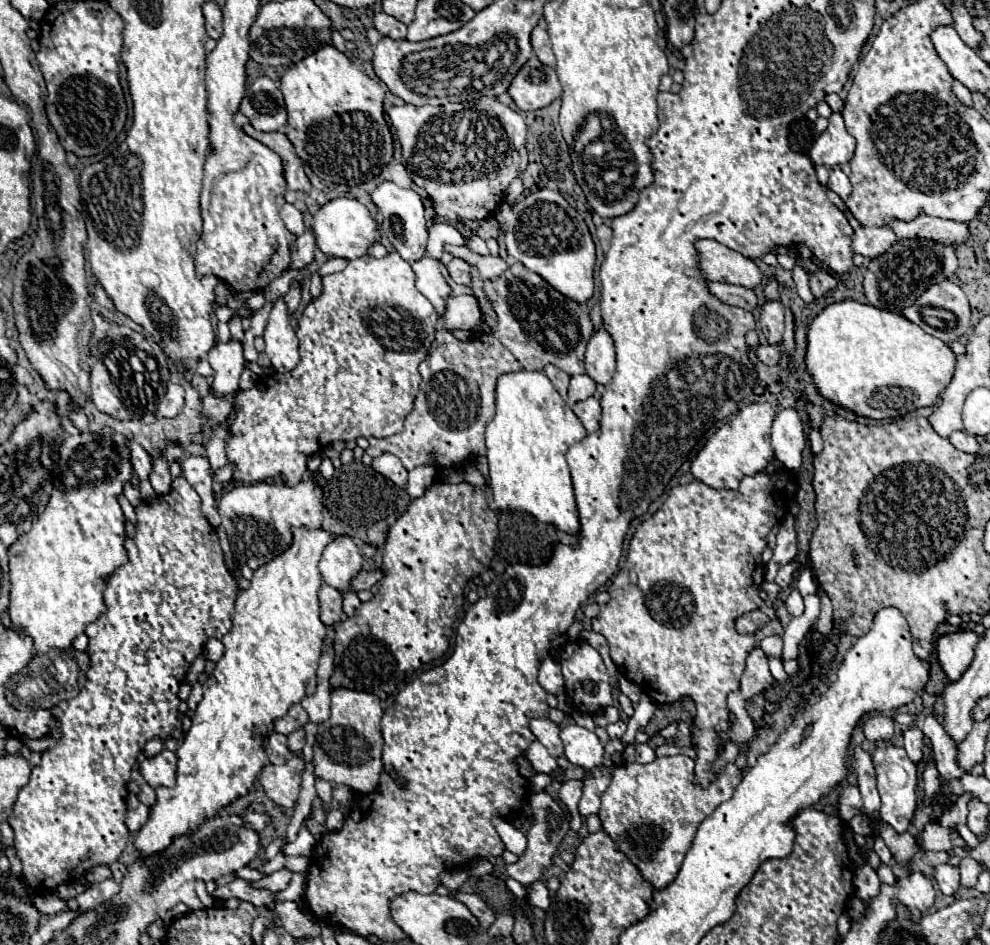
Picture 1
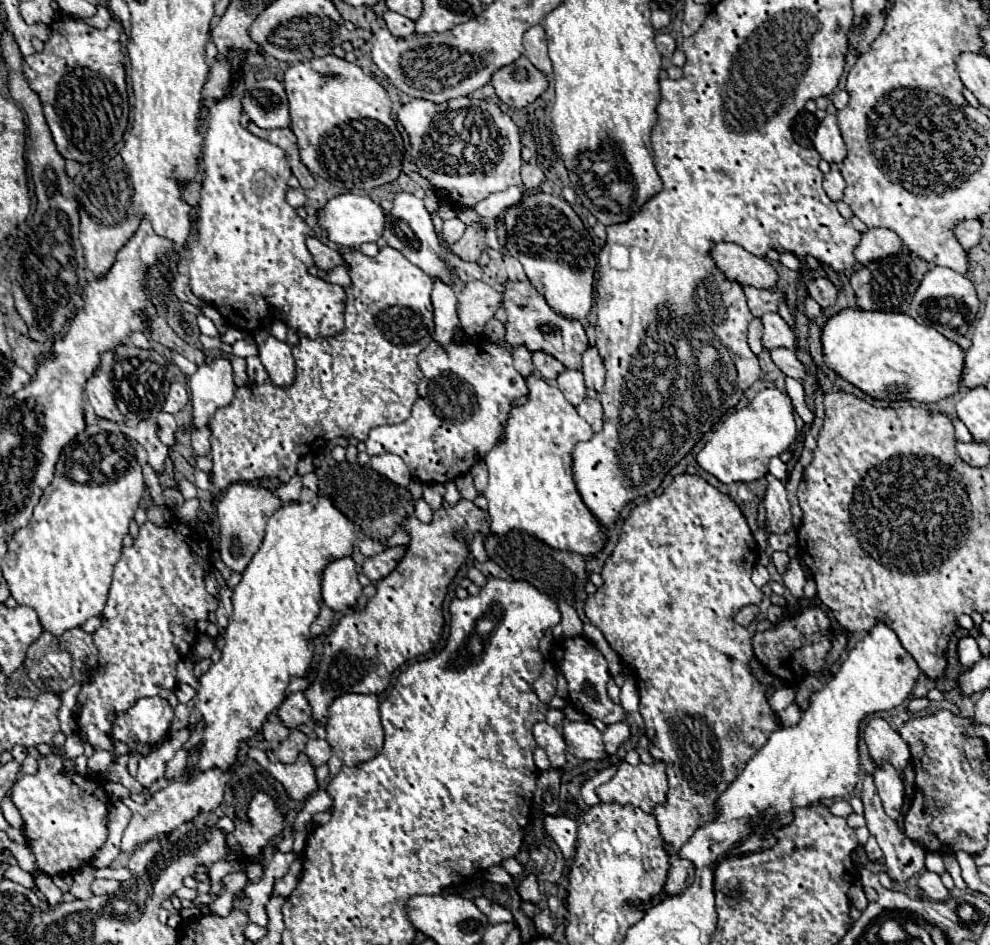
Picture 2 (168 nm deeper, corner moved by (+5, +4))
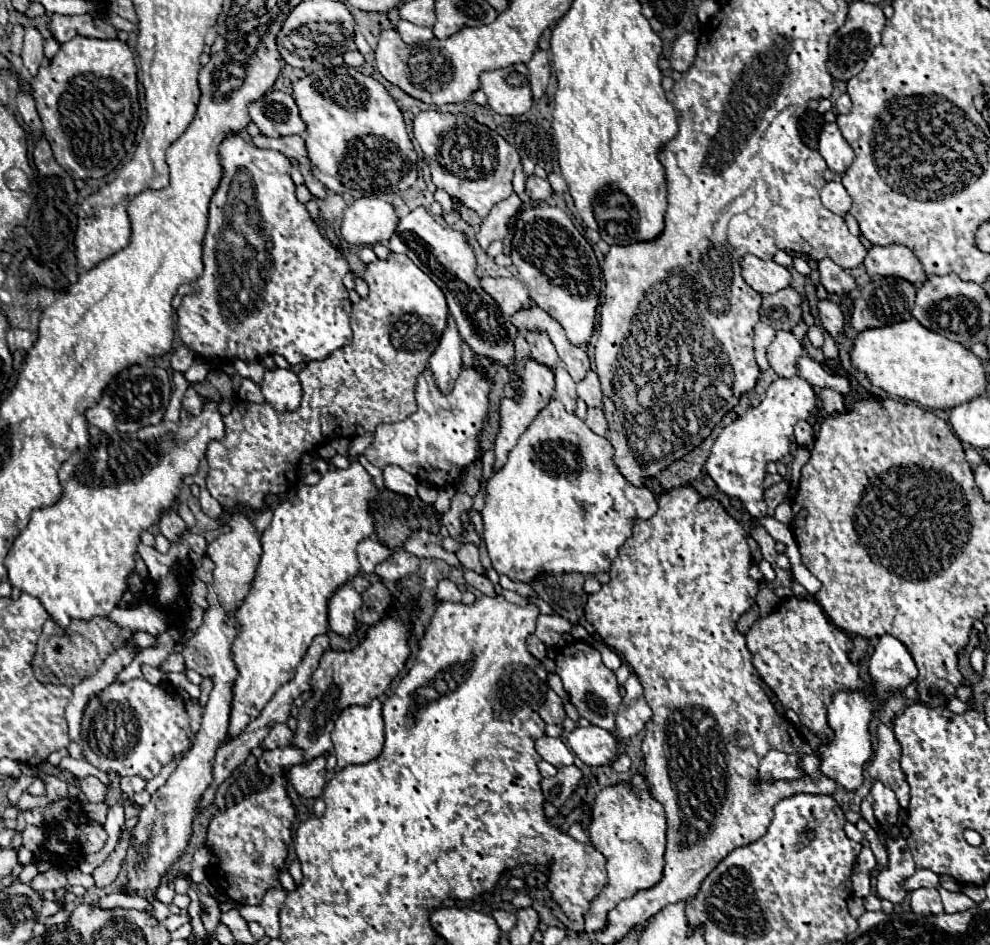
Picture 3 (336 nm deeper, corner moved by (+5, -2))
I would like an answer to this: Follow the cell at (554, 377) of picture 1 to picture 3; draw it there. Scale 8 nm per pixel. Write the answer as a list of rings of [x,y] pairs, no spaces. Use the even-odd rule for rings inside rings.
[[[527,333],[525,339],[531,347],[531,357],[537,363],[543,363],[545,367],[555,369],[555,365],[559,363],[559,357],[557,357],[557,351],[555,351],[553,343],[549,341],[549,337],[545,333]]]

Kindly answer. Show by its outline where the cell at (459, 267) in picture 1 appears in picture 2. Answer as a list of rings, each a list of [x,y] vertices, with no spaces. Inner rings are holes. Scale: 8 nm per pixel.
[[[485,223],[469,225],[465,229],[463,237],[457,243],[453,243],[451,251],[465,261],[477,261],[485,249],[485,231],[487,231]]]

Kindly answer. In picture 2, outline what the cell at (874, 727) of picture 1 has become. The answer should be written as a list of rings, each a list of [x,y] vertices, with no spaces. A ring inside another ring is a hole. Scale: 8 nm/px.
[[[871,719],[867,723],[865,743],[877,767],[881,767],[883,763],[891,763],[899,771],[901,779],[905,777],[903,771],[911,759],[909,749],[901,739],[901,735],[895,729],[891,729],[891,725],[885,719]]]

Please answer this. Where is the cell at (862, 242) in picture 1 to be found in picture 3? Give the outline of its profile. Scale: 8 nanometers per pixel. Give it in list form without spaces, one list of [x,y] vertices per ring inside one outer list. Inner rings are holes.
[[[873,245],[863,261],[869,275],[903,277],[911,283],[923,283],[927,279],[923,267],[915,259],[913,251],[903,245]]]

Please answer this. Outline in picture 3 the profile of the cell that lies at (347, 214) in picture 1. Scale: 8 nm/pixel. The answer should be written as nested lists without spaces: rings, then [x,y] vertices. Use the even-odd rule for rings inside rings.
[[[361,197],[345,209],[341,237],[349,245],[387,243],[397,227],[395,209],[379,197]]]

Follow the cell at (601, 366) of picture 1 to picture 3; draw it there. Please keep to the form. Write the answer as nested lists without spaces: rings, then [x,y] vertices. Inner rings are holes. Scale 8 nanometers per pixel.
[[[589,371],[587,377],[577,385],[577,395],[587,403],[587,407],[601,407],[601,389],[599,377],[595,371]]]

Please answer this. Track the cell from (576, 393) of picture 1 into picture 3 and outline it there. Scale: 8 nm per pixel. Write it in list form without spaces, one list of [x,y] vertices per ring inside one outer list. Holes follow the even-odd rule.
[[[563,367],[555,369],[555,399],[559,399],[565,405],[567,413],[575,413],[577,383],[571,379],[571,375]]]

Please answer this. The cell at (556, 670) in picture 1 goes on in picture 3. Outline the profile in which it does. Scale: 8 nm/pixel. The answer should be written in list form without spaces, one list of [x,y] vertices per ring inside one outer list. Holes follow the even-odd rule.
[[[551,687],[547,689],[545,703],[539,707],[539,715],[541,715],[541,719],[545,723],[557,723],[557,725],[561,725],[563,719],[565,719],[565,711],[563,711],[561,699],[555,695],[555,691]]]

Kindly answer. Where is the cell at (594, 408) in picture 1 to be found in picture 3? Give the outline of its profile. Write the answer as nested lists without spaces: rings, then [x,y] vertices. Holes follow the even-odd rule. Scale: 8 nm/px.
[[[587,409],[587,415],[585,415],[585,423],[589,425],[591,431],[595,431],[597,435],[607,435],[607,421],[605,421],[605,415],[601,409]]]

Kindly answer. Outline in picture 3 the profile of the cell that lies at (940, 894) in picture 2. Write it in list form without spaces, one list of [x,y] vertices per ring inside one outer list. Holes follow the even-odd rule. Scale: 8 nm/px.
[[[915,889],[911,891],[911,909],[921,915],[941,915],[943,903],[937,889]]]

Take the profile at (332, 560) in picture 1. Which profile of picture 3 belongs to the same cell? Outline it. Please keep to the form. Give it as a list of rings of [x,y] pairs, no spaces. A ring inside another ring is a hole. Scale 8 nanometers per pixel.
[[[351,583],[341,585],[329,599],[329,625],[339,635],[351,635],[361,625],[361,595]]]

